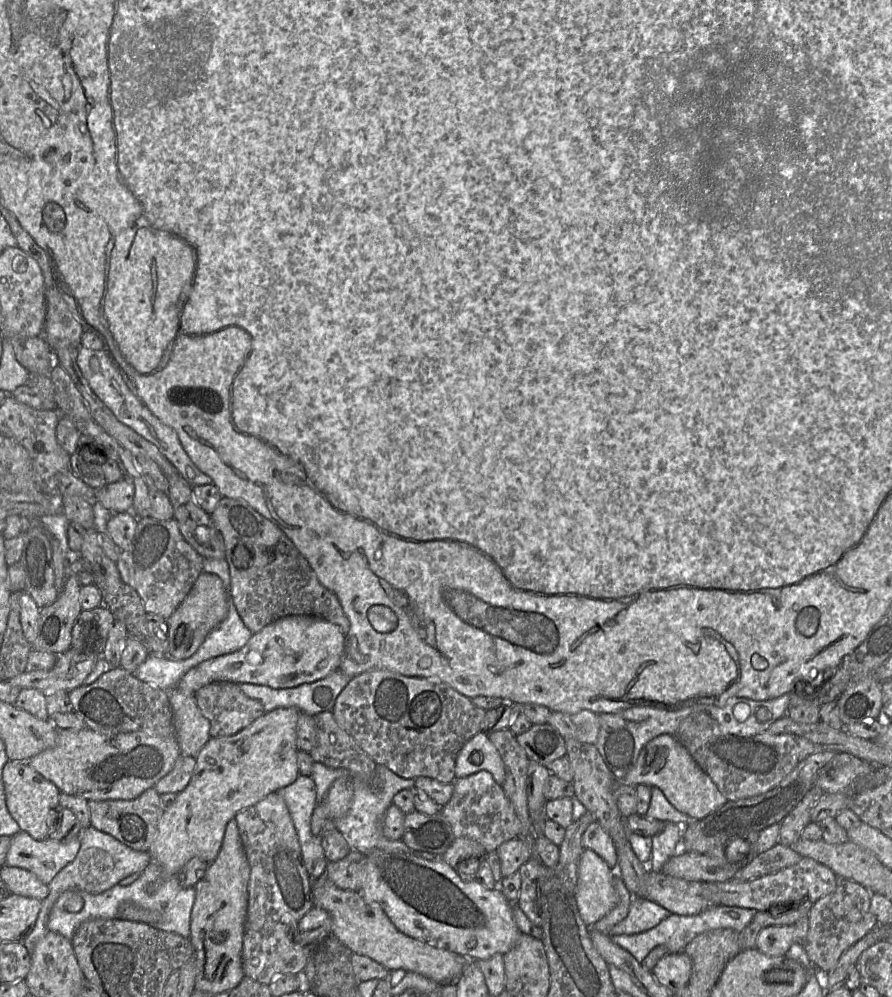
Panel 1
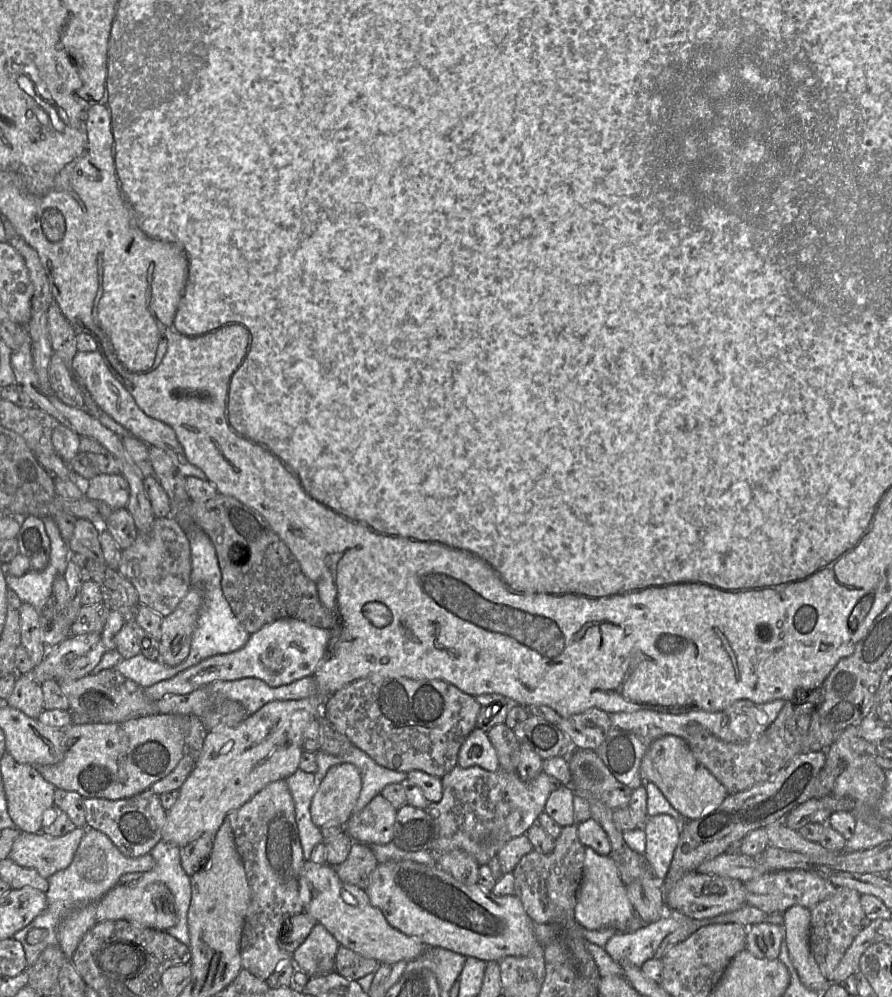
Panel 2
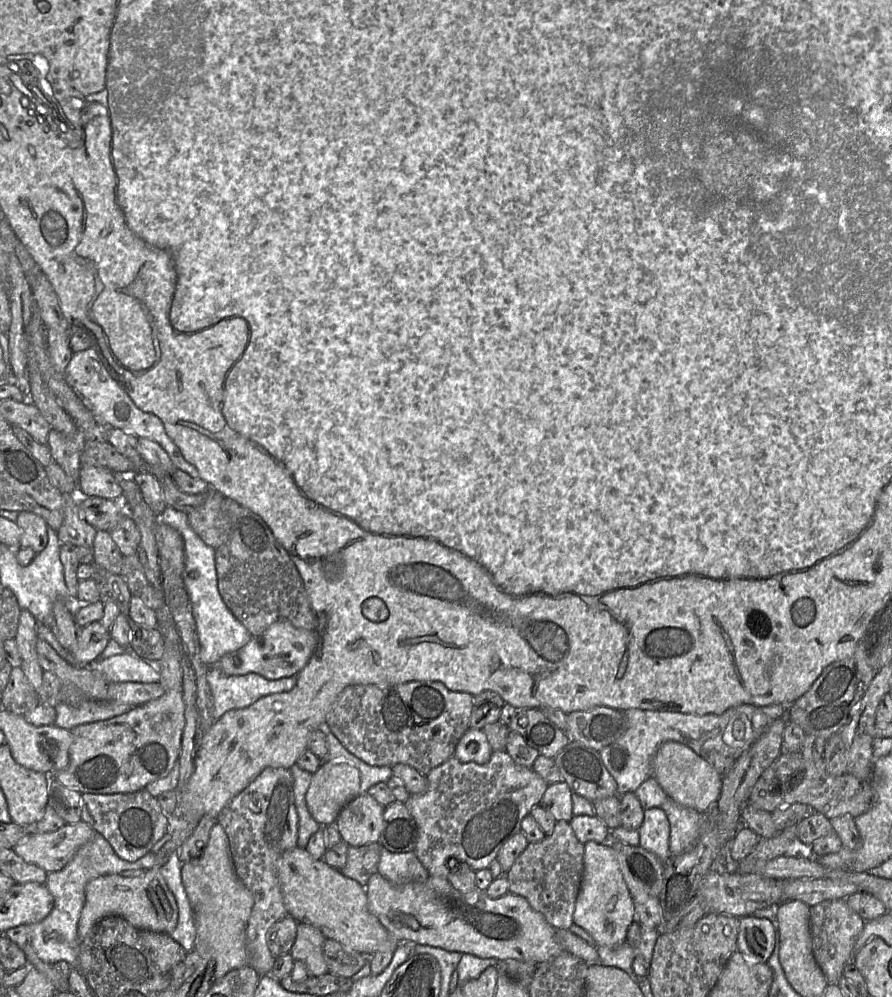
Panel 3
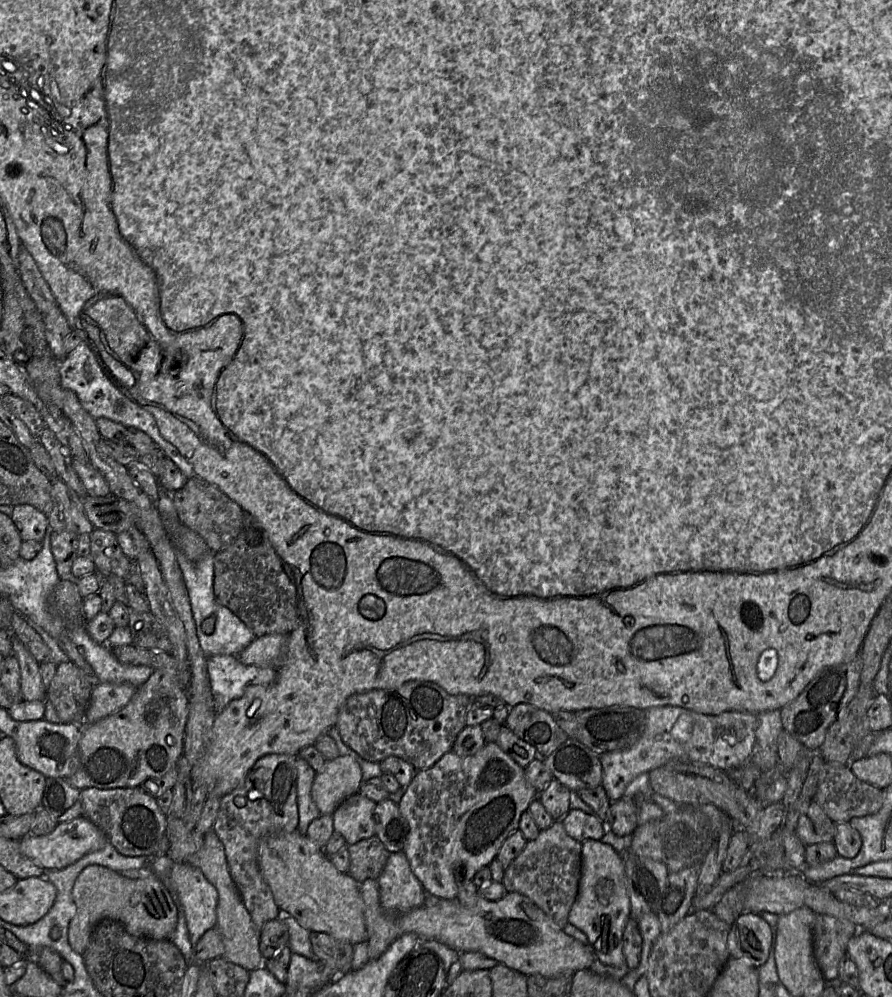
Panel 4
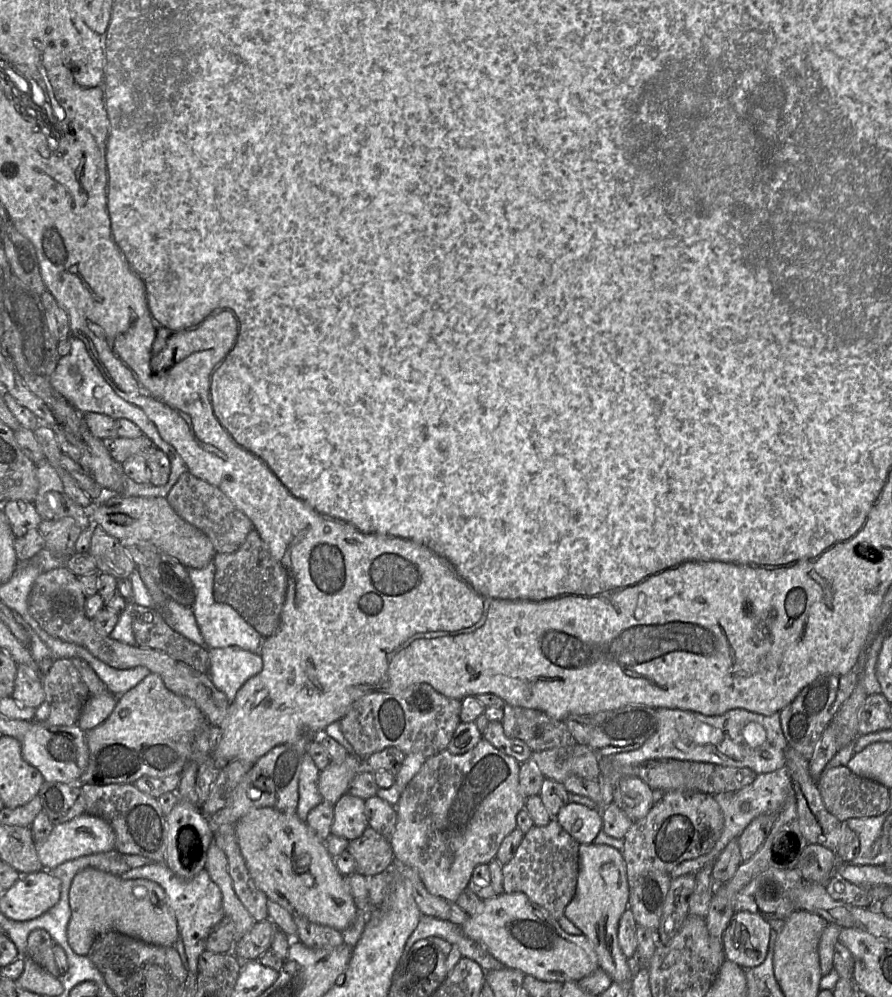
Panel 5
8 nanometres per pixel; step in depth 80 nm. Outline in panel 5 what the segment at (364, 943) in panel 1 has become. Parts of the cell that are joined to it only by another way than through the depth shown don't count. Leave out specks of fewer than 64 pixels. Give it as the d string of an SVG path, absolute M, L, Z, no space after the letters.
M273 807L254 809L238 821L236 836L251 878L269 900L285 908L292 916L302 916L310 922L329 926L340 932L352 925L357 907L345 876L337 870L325 841L316 835L306 821L300 820L296 812L288 814Z

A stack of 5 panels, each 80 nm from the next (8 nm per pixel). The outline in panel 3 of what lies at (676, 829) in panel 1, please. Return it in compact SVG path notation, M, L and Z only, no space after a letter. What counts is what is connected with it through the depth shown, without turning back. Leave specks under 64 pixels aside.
M661 808L645 809L643 823L638 829L639 845L666 864L671 858L670 830L666 813Z

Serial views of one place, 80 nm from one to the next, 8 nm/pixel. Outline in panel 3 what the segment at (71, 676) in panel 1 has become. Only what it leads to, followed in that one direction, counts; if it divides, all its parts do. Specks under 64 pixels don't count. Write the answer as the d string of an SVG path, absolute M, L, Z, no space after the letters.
M100 621L78 628L77 647L71 652L74 663L88 666L102 654L110 639L110 632Z

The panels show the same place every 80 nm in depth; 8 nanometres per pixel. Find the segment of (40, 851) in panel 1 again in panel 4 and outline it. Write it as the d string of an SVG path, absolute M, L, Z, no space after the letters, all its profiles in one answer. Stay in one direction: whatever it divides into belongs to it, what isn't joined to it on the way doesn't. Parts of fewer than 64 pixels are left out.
M84 815L71 821L58 823L55 829L46 835L29 834L20 840L20 850L24 856L38 863L46 871L60 870L74 863L89 852L102 849L109 842L106 835Z

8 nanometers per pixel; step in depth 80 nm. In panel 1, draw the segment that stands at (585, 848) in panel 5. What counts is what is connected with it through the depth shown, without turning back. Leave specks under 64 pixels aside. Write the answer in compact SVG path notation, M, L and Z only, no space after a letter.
M584 849L578 862L574 897L580 916L590 927L618 903L614 889L615 871L590 849Z

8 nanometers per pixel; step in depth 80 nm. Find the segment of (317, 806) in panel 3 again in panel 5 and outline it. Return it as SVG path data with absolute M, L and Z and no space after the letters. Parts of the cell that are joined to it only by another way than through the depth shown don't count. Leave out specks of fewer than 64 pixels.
M348 755L342 762L331 762L319 773L318 790L322 799L335 805L347 794L351 781L362 770L364 761L355 755Z

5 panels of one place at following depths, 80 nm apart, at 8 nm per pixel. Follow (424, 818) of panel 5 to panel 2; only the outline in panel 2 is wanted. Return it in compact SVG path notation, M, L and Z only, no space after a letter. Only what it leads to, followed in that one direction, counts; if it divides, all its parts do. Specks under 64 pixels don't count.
M458 765L441 778L441 783L441 800L430 803L426 808L426 812L439 828L438 838L430 852L438 859L449 851L461 849L473 856L480 866L488 865L509 840L526 834L528 829L537 823L538 816L544 812L549 795L562 785L559 780L544 772L530 781L523 781L517 772L506 772L502 769L492 772L479 766L462 768Z

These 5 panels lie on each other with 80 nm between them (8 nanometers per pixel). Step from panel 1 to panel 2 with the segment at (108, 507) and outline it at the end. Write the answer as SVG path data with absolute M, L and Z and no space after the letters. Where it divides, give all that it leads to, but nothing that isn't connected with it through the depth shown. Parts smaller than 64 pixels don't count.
M119 473L114 475L101 474L93 477L88 481L81 481L85 483L85 487L82 486L82 491L85 498L90 500L99 500L106 503L113 510L125 508L129 500L129 485L126 479Z

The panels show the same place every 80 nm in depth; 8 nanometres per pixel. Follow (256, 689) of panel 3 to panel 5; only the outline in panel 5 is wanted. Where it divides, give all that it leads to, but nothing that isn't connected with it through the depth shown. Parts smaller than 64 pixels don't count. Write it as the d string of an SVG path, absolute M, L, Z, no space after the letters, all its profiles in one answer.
M237 646L211 648L209 659L210 666L207 674L230 703L233 702L244 683L260 673L263 668L263 660L259 653Z

